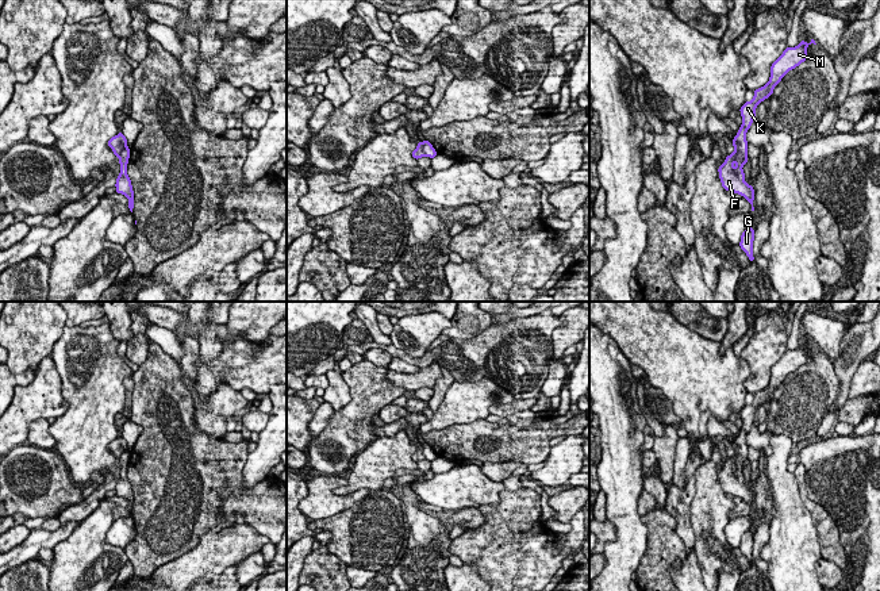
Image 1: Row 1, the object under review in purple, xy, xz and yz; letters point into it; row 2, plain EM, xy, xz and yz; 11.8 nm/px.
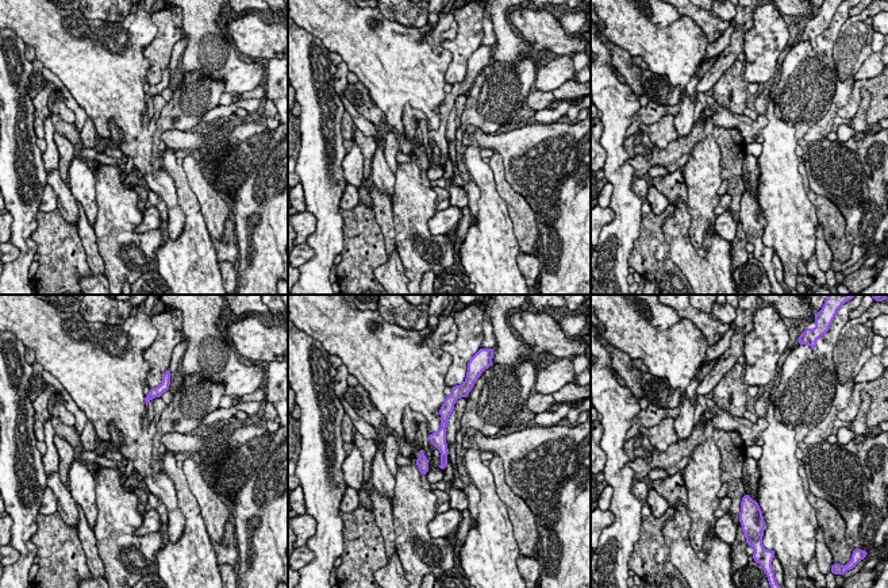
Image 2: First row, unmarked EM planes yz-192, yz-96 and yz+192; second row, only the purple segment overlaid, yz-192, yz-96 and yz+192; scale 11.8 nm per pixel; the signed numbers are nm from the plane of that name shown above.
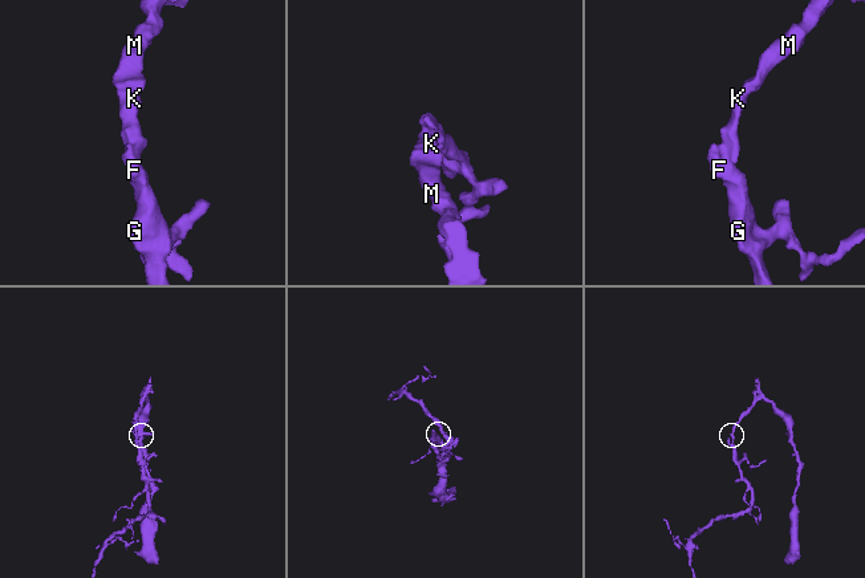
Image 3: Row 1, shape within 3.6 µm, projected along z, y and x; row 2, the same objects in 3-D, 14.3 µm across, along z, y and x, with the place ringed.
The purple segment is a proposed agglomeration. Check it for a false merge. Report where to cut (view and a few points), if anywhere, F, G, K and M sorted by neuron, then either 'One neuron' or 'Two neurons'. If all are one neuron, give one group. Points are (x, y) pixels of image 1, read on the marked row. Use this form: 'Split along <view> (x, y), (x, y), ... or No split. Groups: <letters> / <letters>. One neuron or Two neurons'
Split along yz (736, 150), (742, 154), (744, 164). Groups: F G / K M. Two neurons

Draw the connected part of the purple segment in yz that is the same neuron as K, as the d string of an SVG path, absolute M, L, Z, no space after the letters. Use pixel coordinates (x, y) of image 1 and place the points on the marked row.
M811 38L811 42L807 43L800 41L800 43L795 47L787 47L783 54L772 64L771 66L771 77L766 85L754 91L754 96L752 101L746 101L741 108L742 124L733 139L733 146L735 151L741 151L743 154L742 164L748 162L748 141L746 131L750 128L753 119L756 116L757 104L772 96L775 87L781 81L781 78L792 69L799 66L802 62L807 60L807 46L816 45L815 39Z

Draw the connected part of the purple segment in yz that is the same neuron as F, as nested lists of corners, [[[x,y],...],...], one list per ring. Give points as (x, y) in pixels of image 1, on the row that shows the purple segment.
[[[734,151],[726,157],[725,162],[719,166],[719,179],[722,187],[726,191],[733,191],[734,193],[742,195],[750,204],[752,211],[754,211],[754,189],[753,185],[745,183],[745,173],[742,170],[743,154],[741,151]]]

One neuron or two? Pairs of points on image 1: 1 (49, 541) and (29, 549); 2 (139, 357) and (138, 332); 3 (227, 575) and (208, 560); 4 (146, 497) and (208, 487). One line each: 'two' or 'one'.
1: one
2: one
3: two
4: one

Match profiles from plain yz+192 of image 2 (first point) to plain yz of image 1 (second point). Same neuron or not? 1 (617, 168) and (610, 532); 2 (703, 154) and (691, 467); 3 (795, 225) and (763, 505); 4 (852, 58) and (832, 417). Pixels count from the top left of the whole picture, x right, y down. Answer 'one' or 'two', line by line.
1: two
2: two
3: two
4: one

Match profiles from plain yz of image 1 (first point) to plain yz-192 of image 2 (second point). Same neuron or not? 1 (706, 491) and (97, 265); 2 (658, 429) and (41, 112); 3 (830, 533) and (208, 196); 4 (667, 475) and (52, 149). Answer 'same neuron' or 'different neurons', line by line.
1: different neurons
2: different neurons
3: same neuron
4: different neurons

